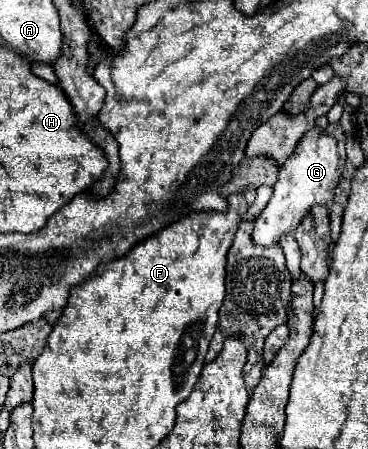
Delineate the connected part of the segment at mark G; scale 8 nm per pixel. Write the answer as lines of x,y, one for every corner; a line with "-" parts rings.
328,124
328,128
324,130
312,128
308,134
304,134
292,156
280,166
272,198
254,220
252,240
258,246
278,244
278,240
284,234
296,230
296,226
304,220
304,216
308,214
308,210
312,210
312,206
316,204
332,206
334,188
340,182
344,162
346,162
346,148
344,148
344,130
340,124

